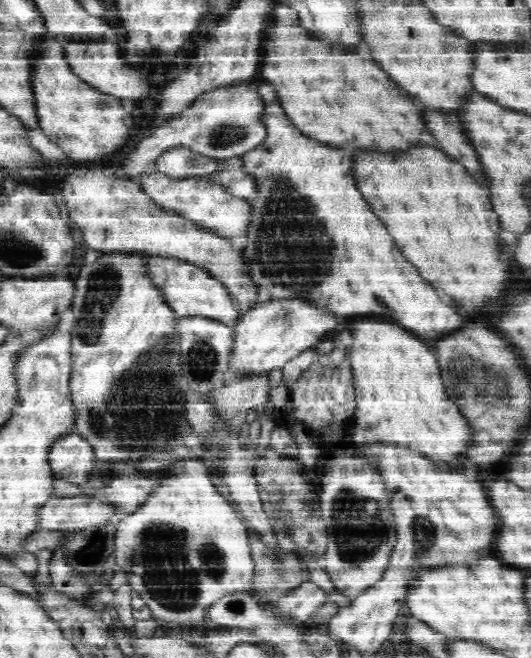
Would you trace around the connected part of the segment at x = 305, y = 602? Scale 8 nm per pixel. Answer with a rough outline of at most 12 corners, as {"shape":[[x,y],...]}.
{"shape":[[308,580],[278,608],[304,620],[330,602],[330,592]]}

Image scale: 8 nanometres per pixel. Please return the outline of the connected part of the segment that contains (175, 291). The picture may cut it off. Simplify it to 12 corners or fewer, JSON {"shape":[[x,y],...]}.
{"shape":[[154,256],[154,281],[181,319],[241,319],[228,287],[208,270]]}

